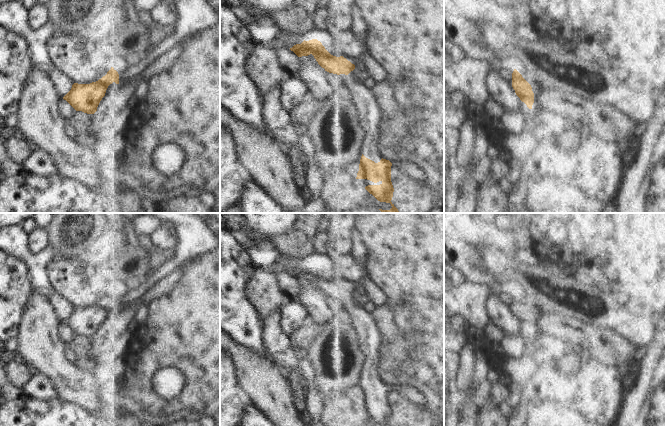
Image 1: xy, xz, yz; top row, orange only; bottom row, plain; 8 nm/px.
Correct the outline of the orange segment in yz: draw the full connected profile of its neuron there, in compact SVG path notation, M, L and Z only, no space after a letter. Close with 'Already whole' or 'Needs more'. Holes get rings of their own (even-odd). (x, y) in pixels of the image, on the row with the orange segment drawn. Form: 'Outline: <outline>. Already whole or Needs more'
Outline: M514 69L512 73L512 87L520 100L524 102L529 109L532 109L534 103L532 87L516 69Z. Already whole.

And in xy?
Outline: M111 67L105 76L90 84L74 83L71 90L63 97L76 111L94 114L105 96L110 84L119 84L119 74Z. Already whole.

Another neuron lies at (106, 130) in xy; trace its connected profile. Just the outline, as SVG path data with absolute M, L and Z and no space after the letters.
M115 49L113 68L119 74L119 83L113 82L106 90L97 111L92 114L90 131L100 146L113 146L120 137L121 126L127 119L127 107L138 84L143 81L125 58L125 52Z

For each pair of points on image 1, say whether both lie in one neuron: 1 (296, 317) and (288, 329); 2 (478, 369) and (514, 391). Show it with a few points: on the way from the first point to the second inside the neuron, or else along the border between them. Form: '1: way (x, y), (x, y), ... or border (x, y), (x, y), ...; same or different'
1: way (293, 320), (288, 326); same
2: way (487, 369), (505, 387); same

